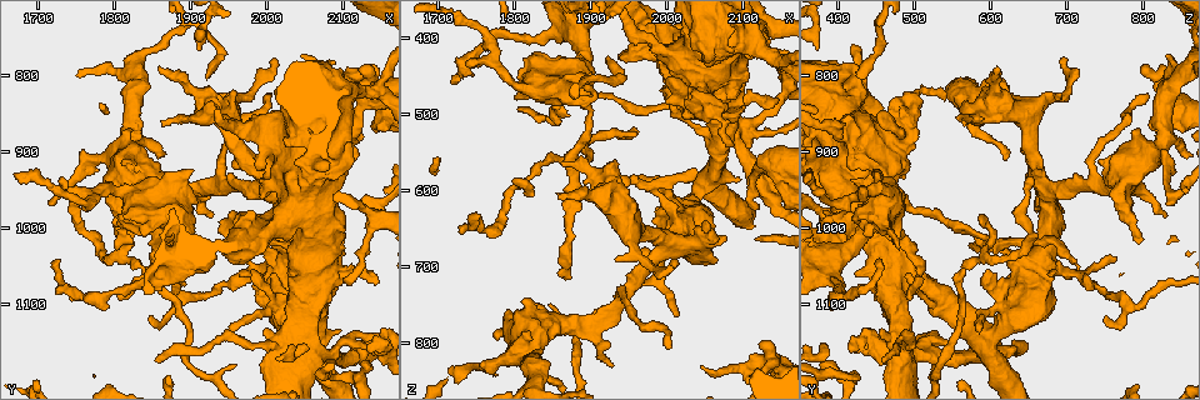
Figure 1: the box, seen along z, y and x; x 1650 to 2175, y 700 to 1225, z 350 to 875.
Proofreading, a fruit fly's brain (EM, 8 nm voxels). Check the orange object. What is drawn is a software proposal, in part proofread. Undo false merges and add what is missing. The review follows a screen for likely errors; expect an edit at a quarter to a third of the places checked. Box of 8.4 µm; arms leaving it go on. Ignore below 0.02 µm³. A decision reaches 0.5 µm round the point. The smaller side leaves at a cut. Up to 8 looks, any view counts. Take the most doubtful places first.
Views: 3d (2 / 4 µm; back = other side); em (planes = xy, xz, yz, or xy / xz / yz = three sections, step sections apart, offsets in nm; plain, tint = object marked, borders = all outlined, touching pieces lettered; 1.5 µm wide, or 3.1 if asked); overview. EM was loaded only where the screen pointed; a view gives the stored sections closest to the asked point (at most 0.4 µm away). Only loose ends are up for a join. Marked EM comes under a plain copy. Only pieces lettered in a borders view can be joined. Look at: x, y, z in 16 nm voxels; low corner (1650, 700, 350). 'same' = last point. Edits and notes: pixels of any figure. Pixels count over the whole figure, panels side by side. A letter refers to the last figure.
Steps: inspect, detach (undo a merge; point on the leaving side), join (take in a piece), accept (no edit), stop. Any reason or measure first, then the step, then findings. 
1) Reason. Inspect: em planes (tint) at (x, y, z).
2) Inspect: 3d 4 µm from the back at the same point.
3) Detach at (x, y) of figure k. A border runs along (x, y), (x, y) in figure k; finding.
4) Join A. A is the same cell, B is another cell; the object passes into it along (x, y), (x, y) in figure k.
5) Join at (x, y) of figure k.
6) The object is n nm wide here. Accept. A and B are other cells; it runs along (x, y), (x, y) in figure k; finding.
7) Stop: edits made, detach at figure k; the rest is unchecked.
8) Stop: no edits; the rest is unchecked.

An open end. Inspect: em planes (borders) at (2115, 910, 620).

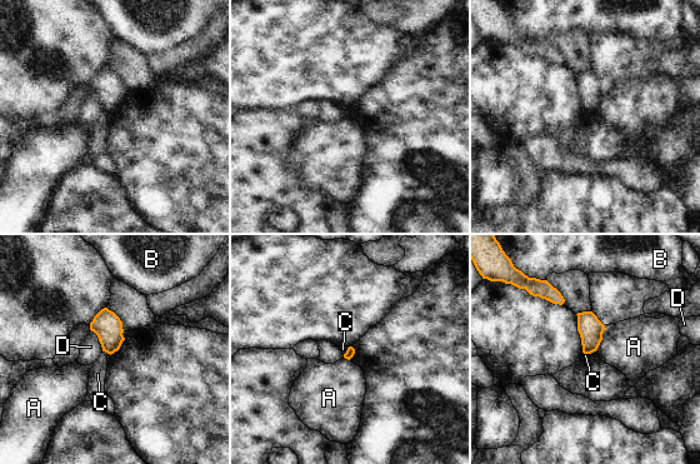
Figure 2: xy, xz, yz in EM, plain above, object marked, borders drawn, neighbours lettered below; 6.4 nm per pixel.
Accept. A, B, C and D are other cells; a border runs along (103, 350), (110, 355) in figure 2; none of them fits.

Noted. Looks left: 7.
Thin end. Inspect: 3d 4 µm at (1960, 1175, 530).

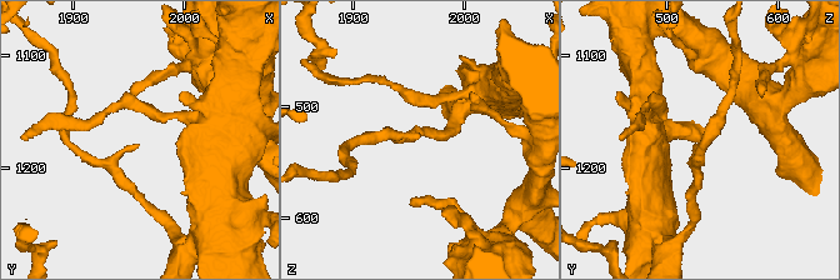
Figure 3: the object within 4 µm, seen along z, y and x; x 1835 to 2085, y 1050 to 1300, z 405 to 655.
Inspect: em xz step 4 (tint) at (1962, 1180, 530).

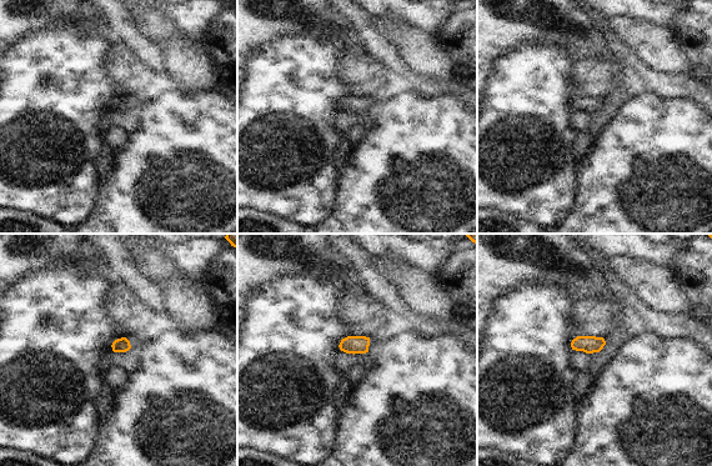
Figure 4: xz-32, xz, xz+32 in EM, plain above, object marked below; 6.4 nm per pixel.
Inspect: em planes (borders) at the same point.

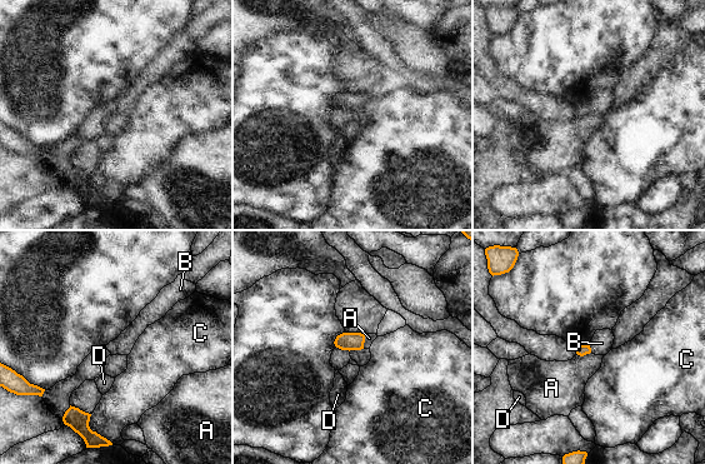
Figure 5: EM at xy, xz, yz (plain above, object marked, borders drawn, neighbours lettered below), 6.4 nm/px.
Accept. A, B, C and D are other cells; a border runs along (91, 414), (89, 427) in figure 5; none of them fits.

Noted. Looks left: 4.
Inspect: 3d 4 µm at (1995, 1030, 610).

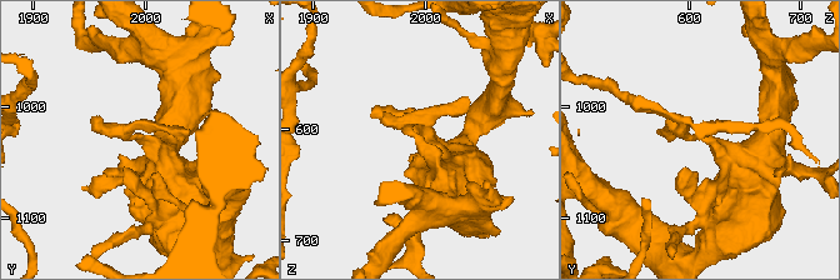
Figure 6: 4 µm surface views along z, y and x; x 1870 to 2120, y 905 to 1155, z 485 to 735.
Inspect: em planes (tint) at (1996, 1028, 612).

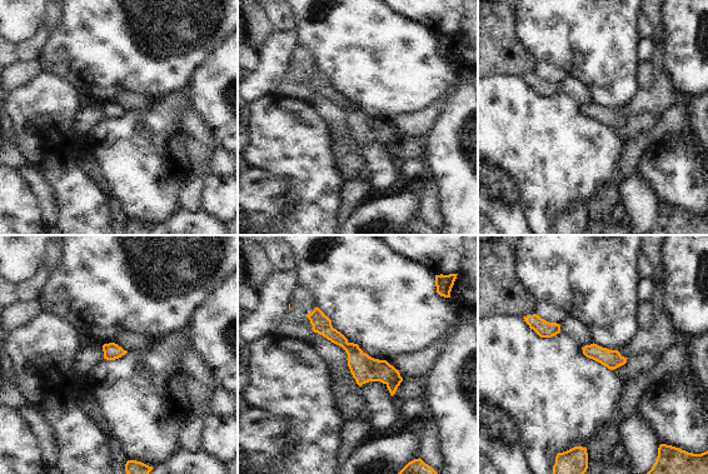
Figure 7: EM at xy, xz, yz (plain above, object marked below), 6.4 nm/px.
Inspect: em planes (borders) at the same point.

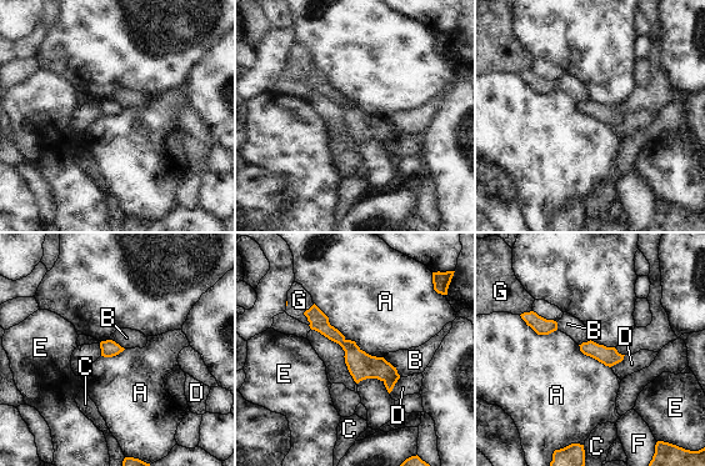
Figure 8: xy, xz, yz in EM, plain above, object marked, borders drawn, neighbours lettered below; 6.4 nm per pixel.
The longest contact is with A, 550 nm. Accept. A, B, C, D, E, F and G are other cells; it runs along (309, 312), (390, 385) in figure 8; all the same cell.

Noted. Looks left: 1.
Stop: no edits; the rest is unchecked.

